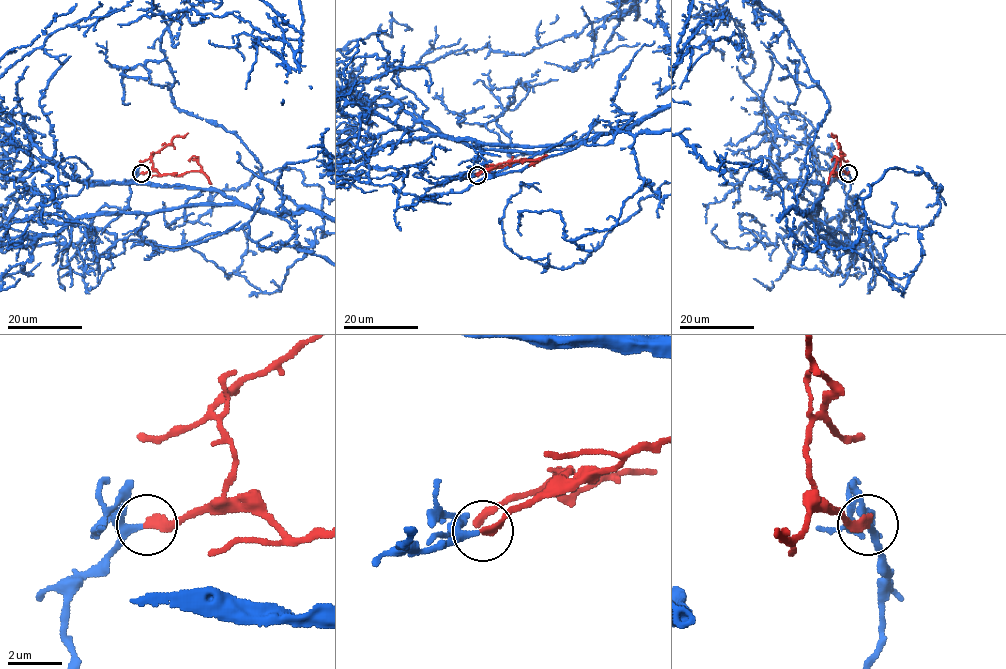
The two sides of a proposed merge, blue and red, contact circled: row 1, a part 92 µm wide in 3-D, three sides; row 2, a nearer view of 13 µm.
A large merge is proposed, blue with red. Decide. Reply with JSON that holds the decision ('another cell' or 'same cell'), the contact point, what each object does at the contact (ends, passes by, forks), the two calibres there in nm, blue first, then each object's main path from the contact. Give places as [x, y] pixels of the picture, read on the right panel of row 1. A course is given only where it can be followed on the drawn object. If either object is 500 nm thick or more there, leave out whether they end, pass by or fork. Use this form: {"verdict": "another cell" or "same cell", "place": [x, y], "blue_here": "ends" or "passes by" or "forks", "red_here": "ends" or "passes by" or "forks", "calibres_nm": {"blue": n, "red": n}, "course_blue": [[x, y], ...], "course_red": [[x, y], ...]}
{"verdict": "same cell", "place": [848, 173], "blue_here": "passes by", "red_here": "ends", "calibres_nm": {"blue": 200, "red": 260}, "course_blue": [[848, 173], [864, 240], [827, 240], [819, 205], [752, 255], [711, 225], [767, 222]], "course_red": [[848, 173], [841, 171], [834, 175], [836, 158], [831, 160]]}

